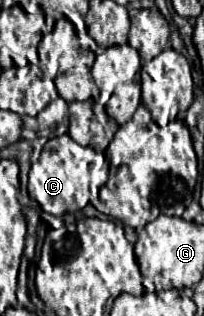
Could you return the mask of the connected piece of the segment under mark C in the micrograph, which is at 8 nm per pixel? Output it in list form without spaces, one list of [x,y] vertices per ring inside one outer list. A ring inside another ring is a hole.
[[[69,135],[49,139],[39,161],[33,163],[29,171],[29,197],[55,217],[83,209],[89,203],[89,161],[93,161],[93,157],[95,151],[91,147],[81,147]]]

